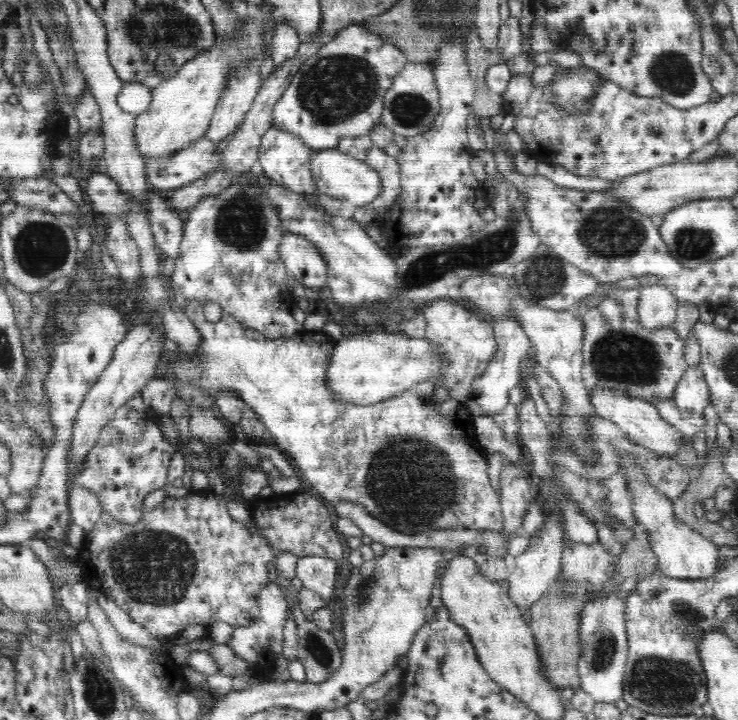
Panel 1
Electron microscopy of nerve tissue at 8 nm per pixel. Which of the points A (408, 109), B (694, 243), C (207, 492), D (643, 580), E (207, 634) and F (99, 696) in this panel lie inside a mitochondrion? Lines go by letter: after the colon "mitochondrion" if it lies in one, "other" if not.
A: mitochondrion
B: mitochondrion
C: other
D: other
E: other
F: mitochondrion

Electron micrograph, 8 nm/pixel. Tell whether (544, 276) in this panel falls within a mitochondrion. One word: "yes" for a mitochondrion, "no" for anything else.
yes

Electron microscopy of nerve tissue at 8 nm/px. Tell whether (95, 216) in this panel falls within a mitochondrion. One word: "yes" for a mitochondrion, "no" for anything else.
no

